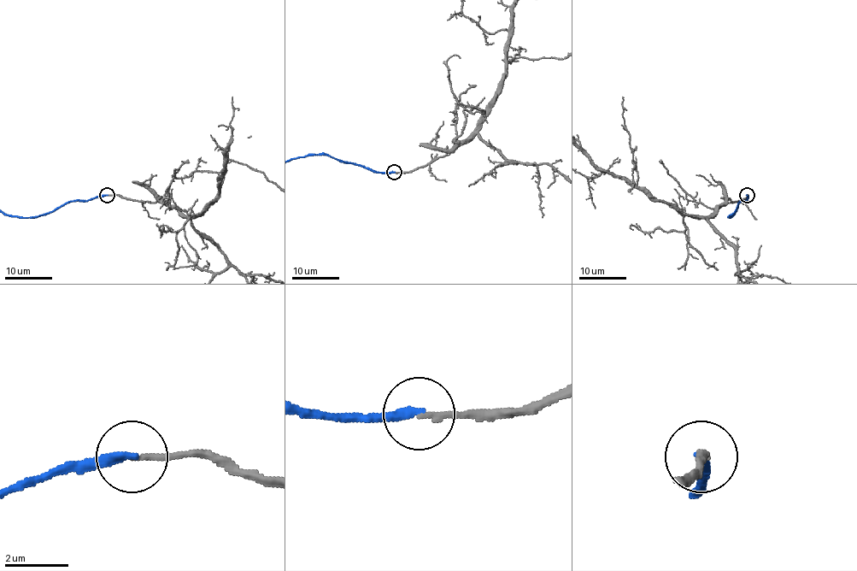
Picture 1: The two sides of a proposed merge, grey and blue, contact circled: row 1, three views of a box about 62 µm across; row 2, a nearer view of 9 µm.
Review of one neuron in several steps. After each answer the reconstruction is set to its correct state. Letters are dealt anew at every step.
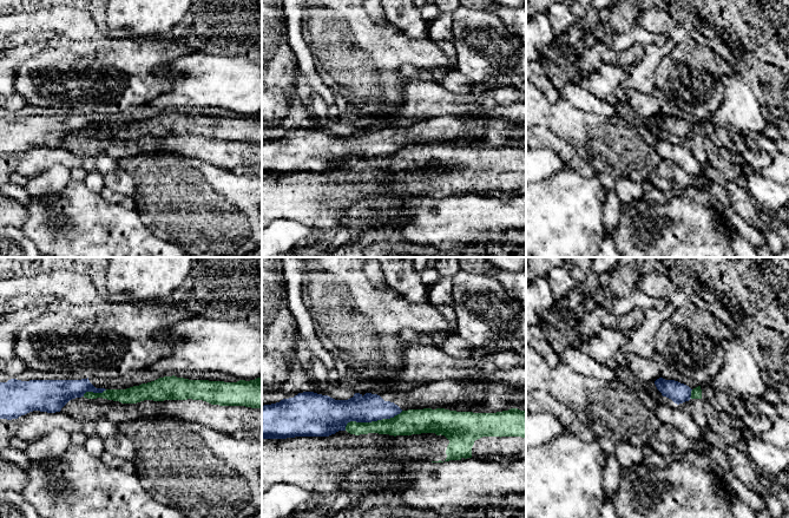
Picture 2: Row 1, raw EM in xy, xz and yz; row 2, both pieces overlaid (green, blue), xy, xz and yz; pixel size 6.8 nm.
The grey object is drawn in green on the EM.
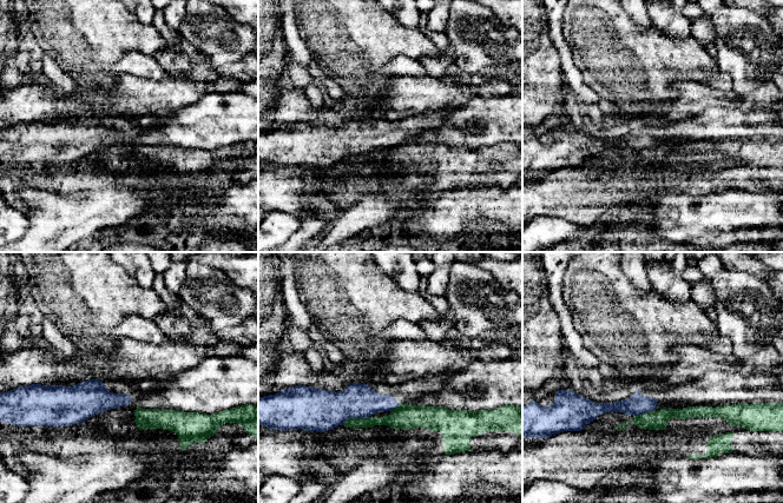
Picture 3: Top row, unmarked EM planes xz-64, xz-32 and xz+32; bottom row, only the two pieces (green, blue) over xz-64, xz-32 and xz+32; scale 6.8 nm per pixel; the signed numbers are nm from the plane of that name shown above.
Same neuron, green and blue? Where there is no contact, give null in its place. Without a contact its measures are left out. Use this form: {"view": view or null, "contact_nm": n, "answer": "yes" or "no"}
{"view": "xz", "contact_nm": 420, "answer": "no"}

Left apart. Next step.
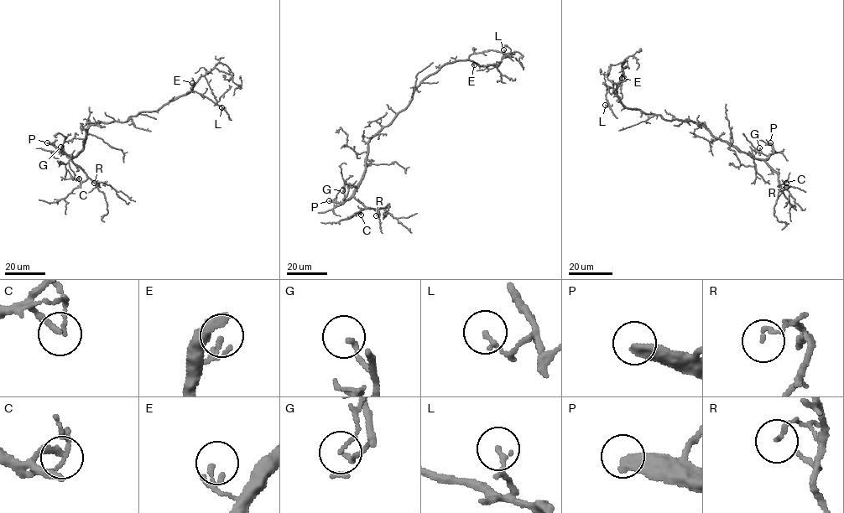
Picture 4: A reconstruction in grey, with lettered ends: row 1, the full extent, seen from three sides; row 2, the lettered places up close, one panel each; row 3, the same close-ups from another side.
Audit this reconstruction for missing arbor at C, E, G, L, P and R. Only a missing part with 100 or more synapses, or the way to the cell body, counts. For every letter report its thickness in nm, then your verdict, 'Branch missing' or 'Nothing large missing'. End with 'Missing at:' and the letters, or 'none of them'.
C: Thickness 240 nm. Nothing large missing
E: Thickness 130 nm. Nothing large missing
G: Thickness 140 nm. Nothing large missing
L: Thickness 150 nm. Nothing large missing
P: Thickness 400 nm. Branch missing
R: Thickness 110 nm. Nothing large missing
Missing at: P

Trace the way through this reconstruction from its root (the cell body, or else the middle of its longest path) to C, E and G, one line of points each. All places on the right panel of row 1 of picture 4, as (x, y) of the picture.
C: (670, 120), (700, 122), (716, 137), (762, 159), (778, 174), (779, 184), (786, 183)
E: (670, 120), (659, 115), (645, 114), (640, 110), (627, 108), (617, 96), (617, 87), (622, 78)
G: (670, 120), (700, 122), (714, 136), (749, 153), (753, 158), (752, 150), (758, 150), (759, 147)

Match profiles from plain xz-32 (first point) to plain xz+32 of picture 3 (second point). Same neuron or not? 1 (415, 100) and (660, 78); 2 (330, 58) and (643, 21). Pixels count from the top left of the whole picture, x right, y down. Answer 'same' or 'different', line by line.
1: different
2: different

